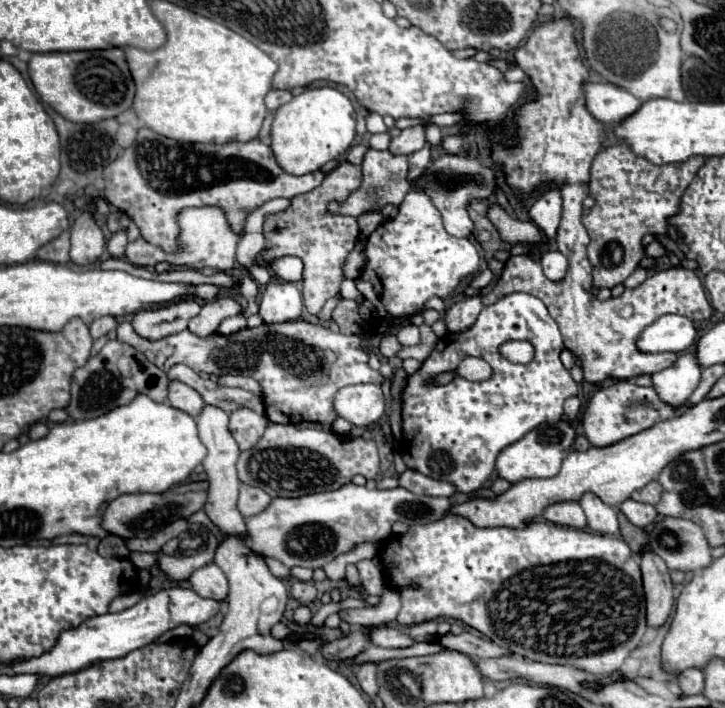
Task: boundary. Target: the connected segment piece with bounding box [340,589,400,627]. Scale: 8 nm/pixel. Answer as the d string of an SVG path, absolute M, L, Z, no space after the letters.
M386 589L380 597L380 603L374 607L346 609L340 611L340 617L352 627L382 627L396 621L400 611L400 593L396 589Z

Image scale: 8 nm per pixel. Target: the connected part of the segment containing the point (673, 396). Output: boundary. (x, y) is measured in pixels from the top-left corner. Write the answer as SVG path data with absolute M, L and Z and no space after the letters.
M682 353L678 355L676 363L662 373L654 373L654 389L658 391L660 399L670 403L672 407L680 407L692 391L700 383L700 373L702 367L696 361L694 353Z

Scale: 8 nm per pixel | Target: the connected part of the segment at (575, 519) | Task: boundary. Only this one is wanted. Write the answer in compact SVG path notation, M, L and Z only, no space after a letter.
M562 501L562 503L552 503L544 509L544 519L556 525L568 525L574 529L584 529L586 527L586 515L582 513L582 507L576 501Z

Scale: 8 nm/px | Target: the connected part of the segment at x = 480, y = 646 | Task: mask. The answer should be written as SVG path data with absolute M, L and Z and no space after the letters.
M468 631L460 633L460 635L444 635L440 637L440 643L446 647L446 649L456 649L464 655L470 655L474 659L486 659L486 657L502 657L502 655L510 655L508 649L504 647L498 647L494 645L492 641L488 639L482 639L482 637L476 637Z

